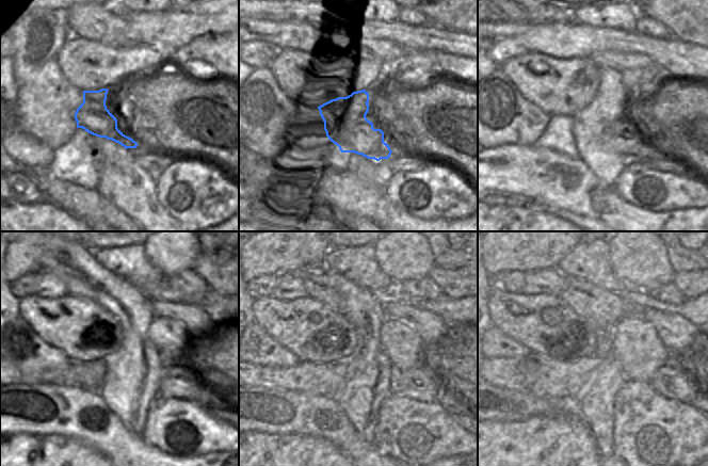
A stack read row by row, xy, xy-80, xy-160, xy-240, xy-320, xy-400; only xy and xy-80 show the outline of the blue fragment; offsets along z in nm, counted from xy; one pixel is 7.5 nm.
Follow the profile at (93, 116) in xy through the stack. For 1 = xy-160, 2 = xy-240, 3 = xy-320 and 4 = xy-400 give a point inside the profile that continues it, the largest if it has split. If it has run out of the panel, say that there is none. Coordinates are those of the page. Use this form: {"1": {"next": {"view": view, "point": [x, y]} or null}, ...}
{"1": {"next": {"view": "xy-160", "point": [590, 130]}}, "2": {"next": {"view": "xy-240", "point": [139, 394]}}, "3": {"next": {"view": "xy-320", "point": [422, 384]}}, "4": {"next": {"view": "xy-400", "point": [672, 382]}}}

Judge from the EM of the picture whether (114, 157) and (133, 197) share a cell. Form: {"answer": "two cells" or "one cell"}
{"answer": "one cell"}

